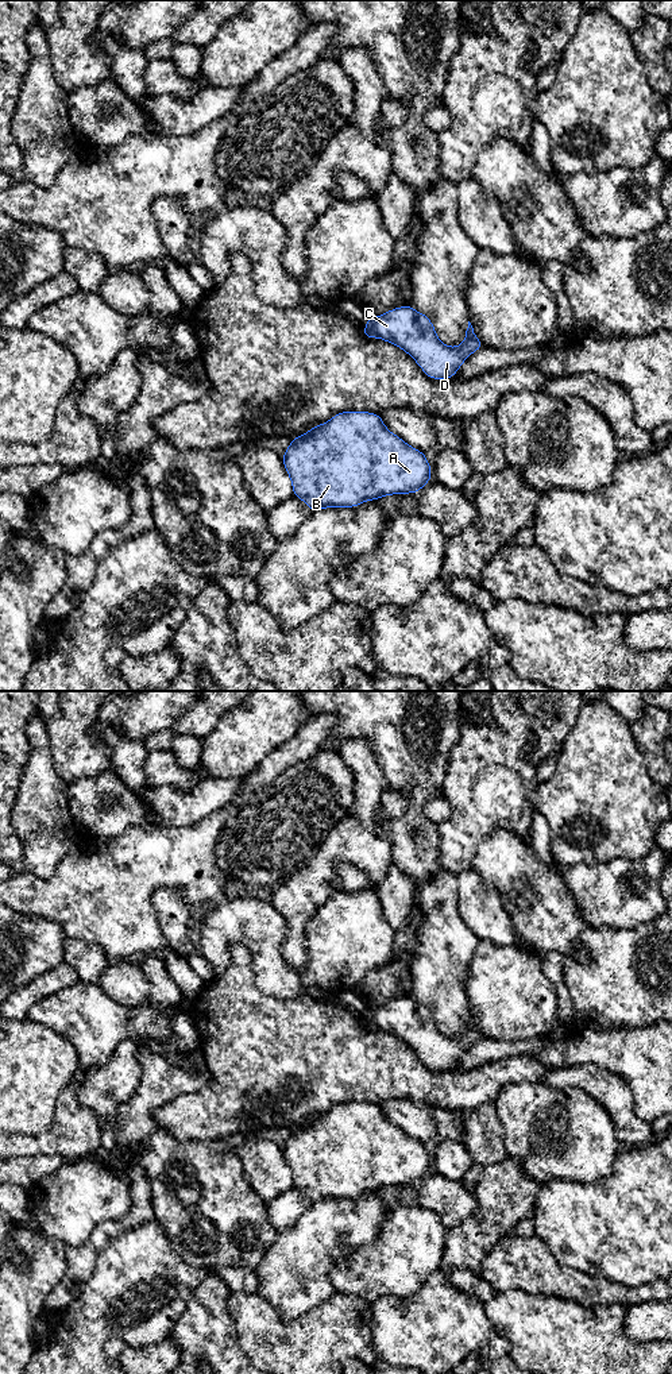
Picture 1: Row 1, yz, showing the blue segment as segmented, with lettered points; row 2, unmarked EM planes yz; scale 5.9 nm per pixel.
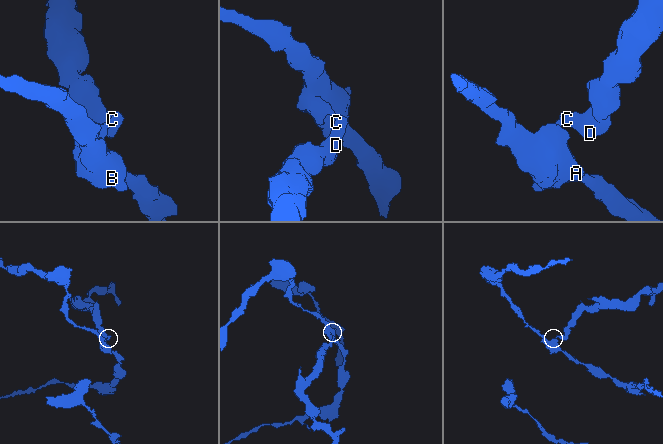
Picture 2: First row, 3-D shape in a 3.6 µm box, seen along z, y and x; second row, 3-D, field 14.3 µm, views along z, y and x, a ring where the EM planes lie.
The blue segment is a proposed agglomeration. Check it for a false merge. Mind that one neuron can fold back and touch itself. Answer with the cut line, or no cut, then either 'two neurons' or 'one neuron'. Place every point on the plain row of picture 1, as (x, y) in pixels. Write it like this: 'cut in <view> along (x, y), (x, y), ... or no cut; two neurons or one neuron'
cut in yz along (365, 1019), (375, 1027); two neurons

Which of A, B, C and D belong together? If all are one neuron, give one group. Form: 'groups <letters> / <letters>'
groups A B / C D

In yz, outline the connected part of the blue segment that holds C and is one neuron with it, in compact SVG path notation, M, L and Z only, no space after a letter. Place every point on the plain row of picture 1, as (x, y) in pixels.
M410 996L394 999L382 1007L367 1008L366 1020L375 1028L402 1039L430 1070L455 1068L463 1053L484 1038L474 1024L470 1012L466 1030L460 1037L443 1035L430 1010Z

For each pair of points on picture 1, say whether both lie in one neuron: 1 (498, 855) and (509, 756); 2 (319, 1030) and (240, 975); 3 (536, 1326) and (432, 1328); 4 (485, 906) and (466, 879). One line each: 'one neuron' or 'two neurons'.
1: two neurons
2: one neuron
3: two neurons
4: one neuron

